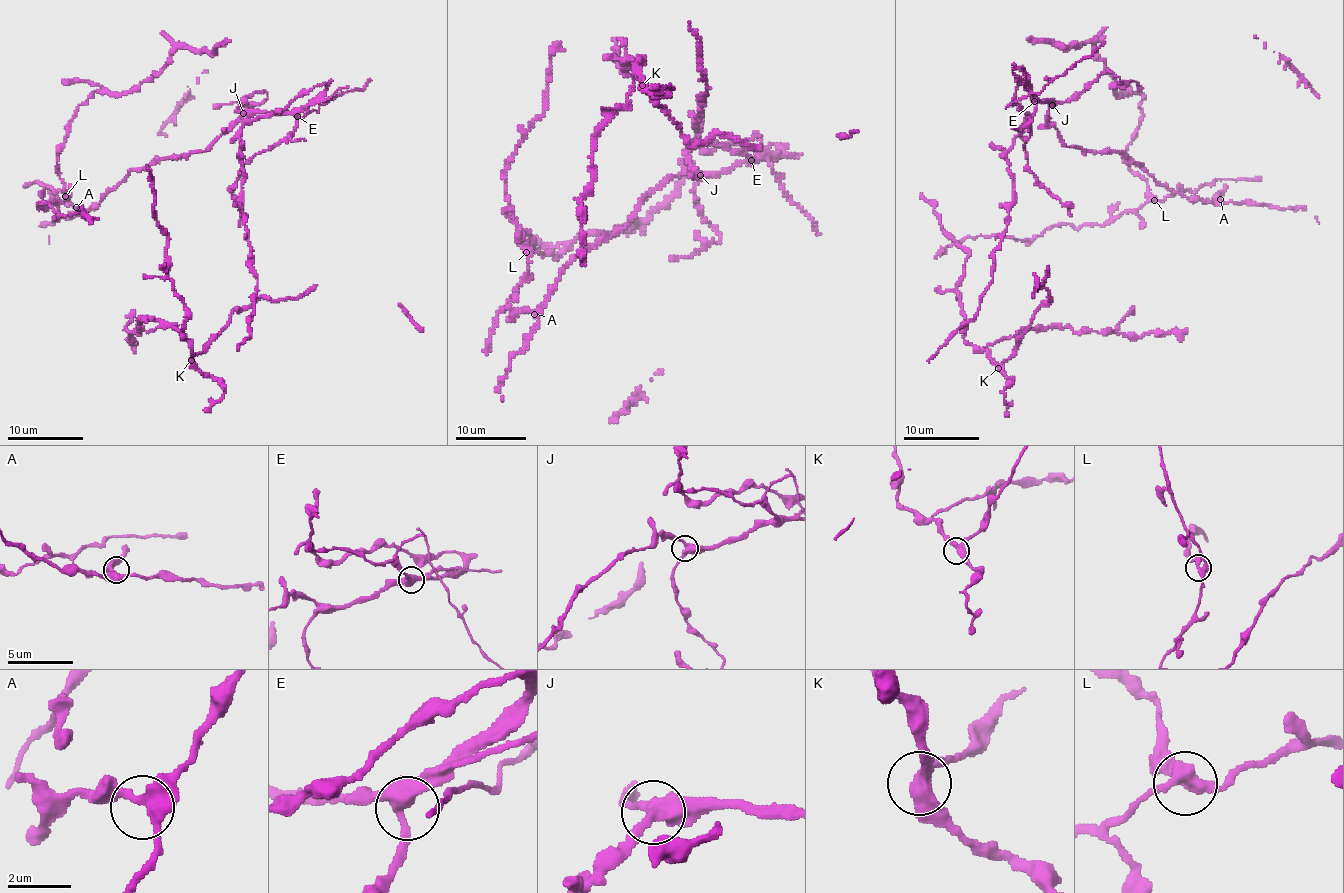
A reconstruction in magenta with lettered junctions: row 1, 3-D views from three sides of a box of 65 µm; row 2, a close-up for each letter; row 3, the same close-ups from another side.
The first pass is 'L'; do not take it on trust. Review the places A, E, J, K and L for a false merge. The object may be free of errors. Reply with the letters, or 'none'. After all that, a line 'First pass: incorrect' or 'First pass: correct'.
L
First pass: correct

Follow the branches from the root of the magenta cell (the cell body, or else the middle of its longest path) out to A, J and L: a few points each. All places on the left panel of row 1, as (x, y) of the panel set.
A: (292, 112), (243, 113), (204, 151), (155, 160), (130, 170), (93, 208), (76, 207)
J: (292, 112), (243, 113)
L: (292, 112), (243, 113), (204, 151), (130, 170), (93, 208), (49, 202), (55, 203), (58, 191), (65, 197)

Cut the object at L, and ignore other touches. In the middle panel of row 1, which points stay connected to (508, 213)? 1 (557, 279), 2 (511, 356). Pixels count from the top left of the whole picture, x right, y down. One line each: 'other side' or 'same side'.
1: other side
2: other side

